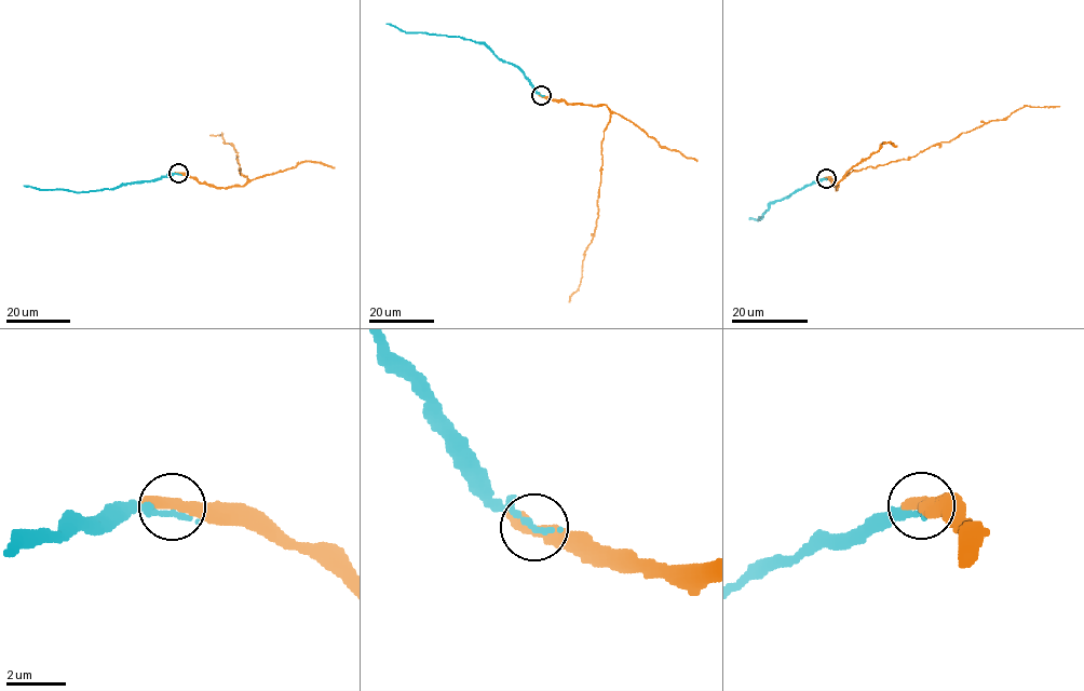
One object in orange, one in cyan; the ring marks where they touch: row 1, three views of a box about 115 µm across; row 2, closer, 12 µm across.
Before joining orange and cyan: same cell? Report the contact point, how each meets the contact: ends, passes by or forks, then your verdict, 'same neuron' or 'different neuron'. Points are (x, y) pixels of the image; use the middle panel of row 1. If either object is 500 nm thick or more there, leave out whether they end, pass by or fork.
at (541, 95); same neuron

